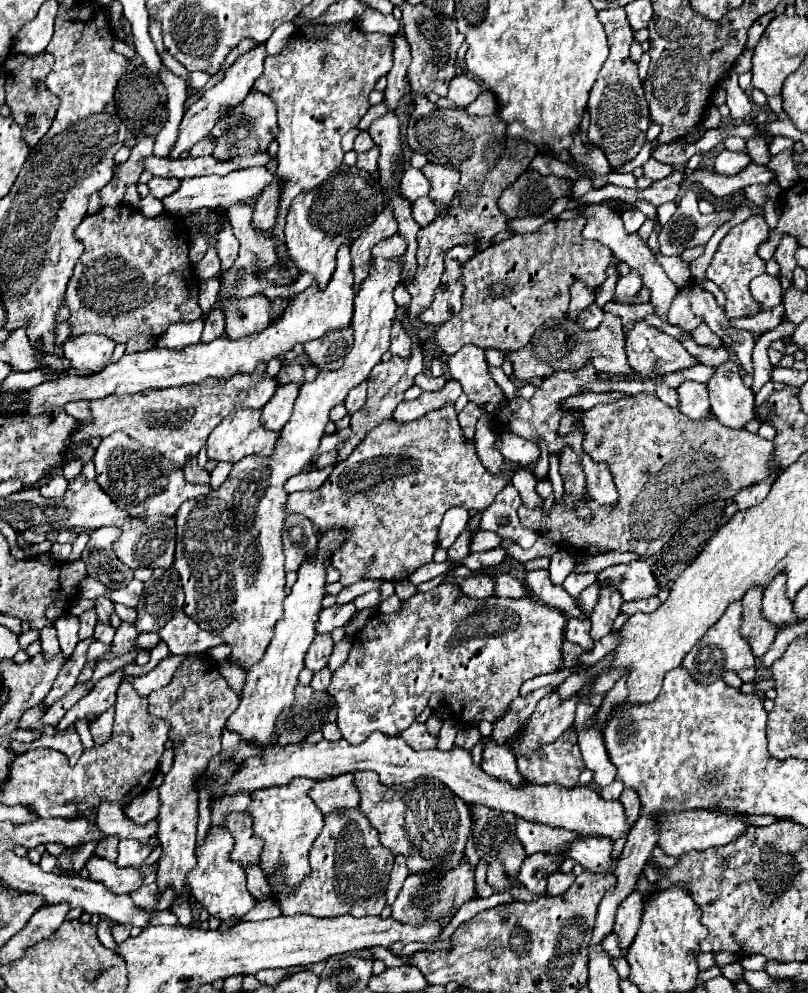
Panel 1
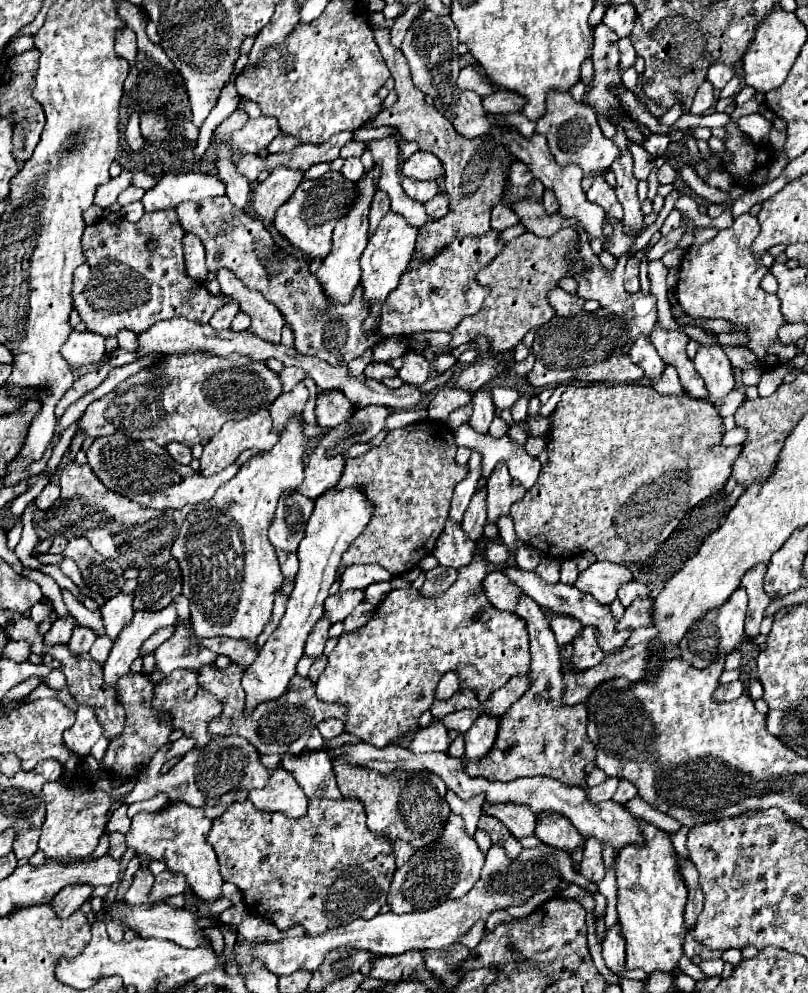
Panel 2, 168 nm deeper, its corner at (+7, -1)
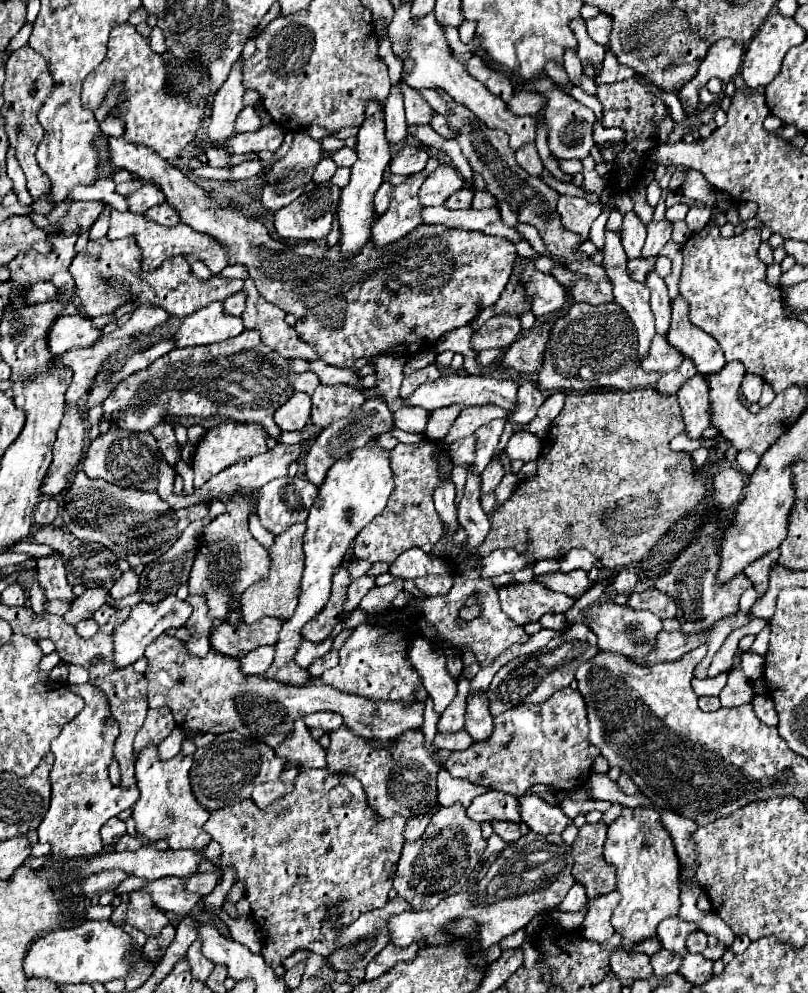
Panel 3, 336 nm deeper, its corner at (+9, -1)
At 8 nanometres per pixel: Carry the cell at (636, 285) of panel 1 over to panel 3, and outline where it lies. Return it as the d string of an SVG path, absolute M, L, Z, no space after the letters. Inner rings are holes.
M650 221L650 223L646 223L646 231L648 231L648 237L646 237L646 245L644 245L642 255L654 257L670 241L672 223L670 221Z

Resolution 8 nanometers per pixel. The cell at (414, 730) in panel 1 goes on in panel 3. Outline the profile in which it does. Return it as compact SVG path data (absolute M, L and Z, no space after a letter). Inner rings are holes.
M462 729L456 733L436 733L434 745L438 749L448 749L448 751L464 751L470 745L474 745L474 739Z

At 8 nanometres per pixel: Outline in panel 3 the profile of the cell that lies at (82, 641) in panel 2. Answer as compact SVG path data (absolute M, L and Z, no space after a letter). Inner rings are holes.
M90 617L90 619L84 619L84 621L80 621L80 623L76 625L76 631L78 631L80 637L90 639L90 637L98 631L98 623L96 623L92 617Z

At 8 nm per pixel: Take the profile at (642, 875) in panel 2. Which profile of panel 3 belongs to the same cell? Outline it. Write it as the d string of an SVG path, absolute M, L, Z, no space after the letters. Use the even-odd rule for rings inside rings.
M624 807L622 815L608 827L608 839L604 843L604 859L616 869L618 893L622 895L620 905L614 909L612 925L622 933L622 947L632 951L632 945L658 937L654 929L658 921L676 917L680 909L678 897L678 875L680 863L674 853L670 833L660 821L660 811L654 807Z

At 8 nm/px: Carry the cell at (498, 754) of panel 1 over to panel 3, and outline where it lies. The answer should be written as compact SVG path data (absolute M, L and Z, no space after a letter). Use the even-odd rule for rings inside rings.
M474 693L468 697L466 705L466 731L474 737L474 741L486 741L492 733L492 715L488 711L488 695Z

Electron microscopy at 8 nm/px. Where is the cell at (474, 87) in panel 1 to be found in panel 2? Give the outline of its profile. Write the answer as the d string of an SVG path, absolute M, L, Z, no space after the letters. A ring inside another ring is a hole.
M464 67L462 71L460 71L460 77L458 77L458 87L462 89L462 91L466 91L466 89L470 89L470 91L474 91L474 93L478 93L478 95L488 95L488 93L492 93L494 91L494 87L486 81L486 77L484 75L480 75L474 67Z

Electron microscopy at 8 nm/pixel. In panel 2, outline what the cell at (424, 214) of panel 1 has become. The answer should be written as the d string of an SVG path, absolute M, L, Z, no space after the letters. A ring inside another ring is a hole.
M440 193L440 195L432 197L430 201L424 203L424 209L426 209L426 213L428 213L432 219L444 217L444 213L448 213L448 195L446 195L446 193Z

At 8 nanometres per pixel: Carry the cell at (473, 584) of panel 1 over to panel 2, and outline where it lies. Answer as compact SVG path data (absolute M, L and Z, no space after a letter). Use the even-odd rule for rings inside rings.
M492 571L482 581L482 593L488 597L488 601L502 611L514 611L516 597L522 593L520 587L512 585L508 577L504 577L500 571Z

